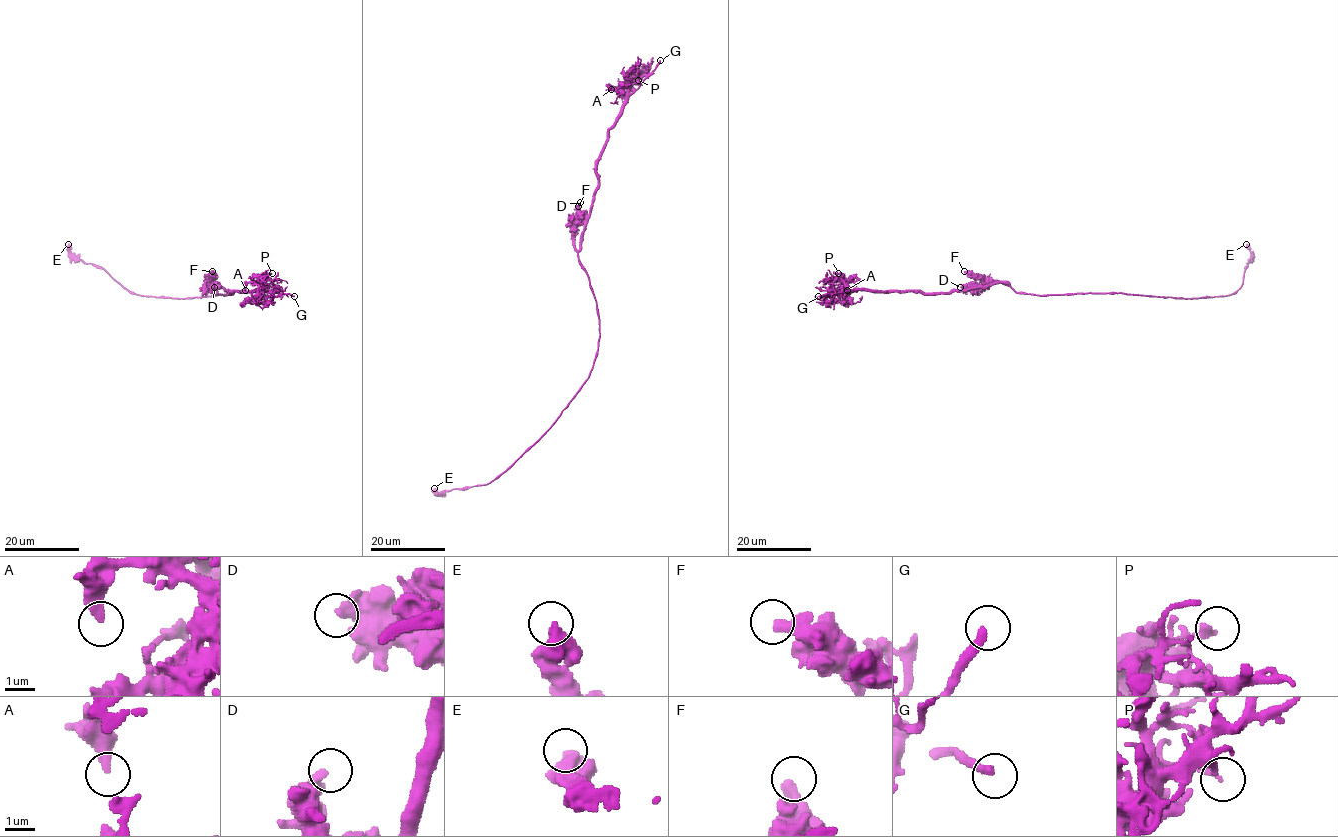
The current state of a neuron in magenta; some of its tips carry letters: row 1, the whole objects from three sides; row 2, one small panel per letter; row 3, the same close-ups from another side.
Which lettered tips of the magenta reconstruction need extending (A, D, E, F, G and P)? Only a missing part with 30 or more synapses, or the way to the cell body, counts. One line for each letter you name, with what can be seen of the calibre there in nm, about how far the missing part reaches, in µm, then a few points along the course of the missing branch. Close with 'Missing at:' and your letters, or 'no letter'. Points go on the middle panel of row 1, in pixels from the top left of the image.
G: 280 nm | 60 µm
Missing at: G

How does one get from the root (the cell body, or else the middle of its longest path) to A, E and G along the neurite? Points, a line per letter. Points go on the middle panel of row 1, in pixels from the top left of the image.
A: (598, 310), (578, 250), (597, 185), (596, 161), (607, 130), (626, 97), (617, 88), (611, 89)
E: (598, 310), (599, 341), (593, 367), (557, 420), (489, 482), (443, 493), (437, 493), (434, 488)
G: (598, 310), (589, 276), (578, 258), (584, 223), (597, 185), (596, 161), (607, 130), (623, 103), (660, 60)

